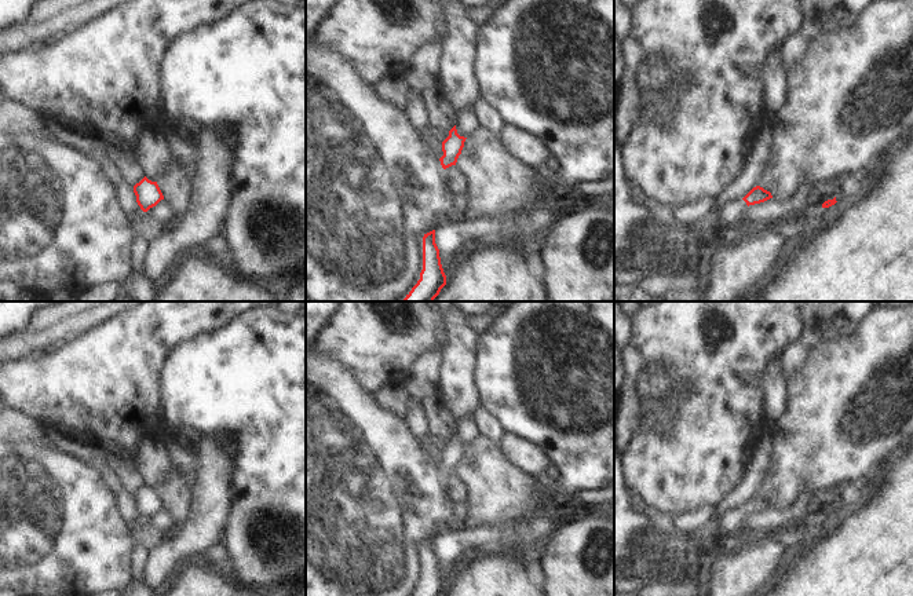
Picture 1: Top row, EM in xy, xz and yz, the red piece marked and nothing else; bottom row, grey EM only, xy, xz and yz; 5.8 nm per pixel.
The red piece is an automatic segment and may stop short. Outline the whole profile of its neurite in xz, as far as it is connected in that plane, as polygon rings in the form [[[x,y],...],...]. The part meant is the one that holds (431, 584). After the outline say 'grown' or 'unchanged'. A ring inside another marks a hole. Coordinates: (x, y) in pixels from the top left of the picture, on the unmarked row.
[[[432,538],[423,545],[423,578],[413,596],[443,596],[445,593],[446,584],[435,552],[435,538]]] | unchanged

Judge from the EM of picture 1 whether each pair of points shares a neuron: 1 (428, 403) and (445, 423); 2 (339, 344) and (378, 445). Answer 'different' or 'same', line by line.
1: same
2: different

